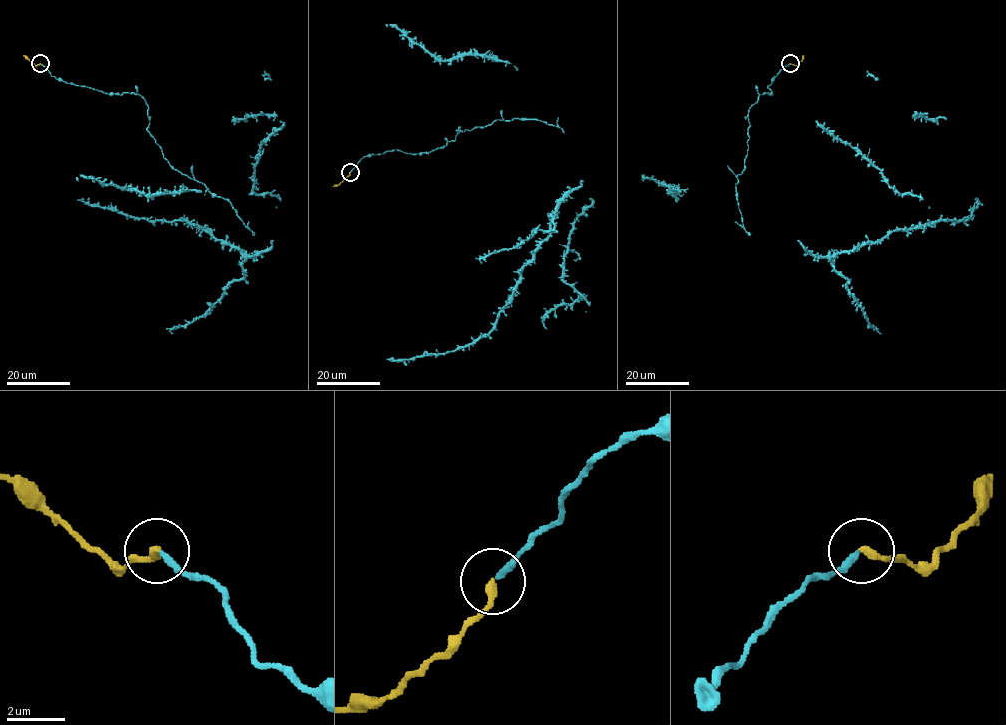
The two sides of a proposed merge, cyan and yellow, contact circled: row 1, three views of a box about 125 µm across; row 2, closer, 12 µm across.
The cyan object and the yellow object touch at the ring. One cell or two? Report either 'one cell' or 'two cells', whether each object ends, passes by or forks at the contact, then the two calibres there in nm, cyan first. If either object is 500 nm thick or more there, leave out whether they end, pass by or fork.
one cell; cyan ends there; yellow ends there; 240 nm thick on the cyan side, 260 nm on the other

